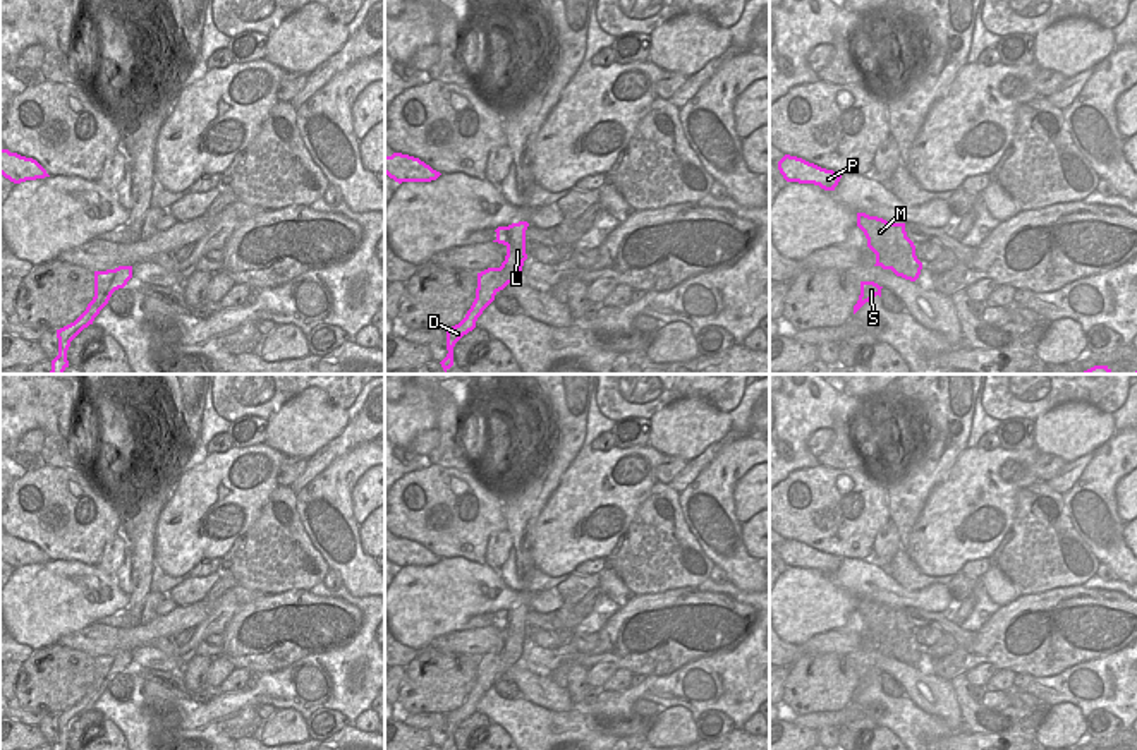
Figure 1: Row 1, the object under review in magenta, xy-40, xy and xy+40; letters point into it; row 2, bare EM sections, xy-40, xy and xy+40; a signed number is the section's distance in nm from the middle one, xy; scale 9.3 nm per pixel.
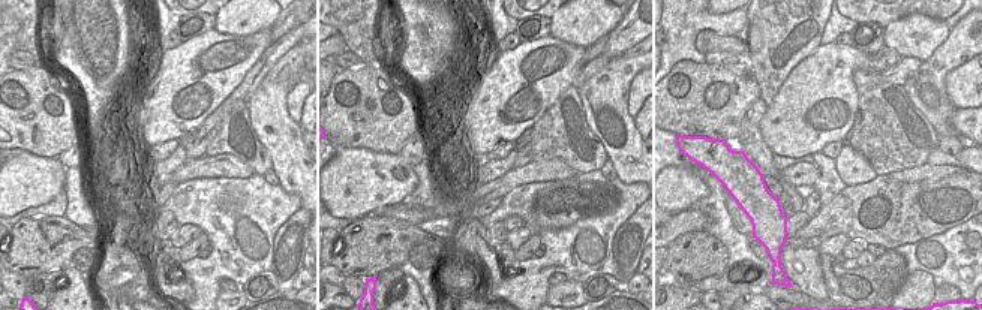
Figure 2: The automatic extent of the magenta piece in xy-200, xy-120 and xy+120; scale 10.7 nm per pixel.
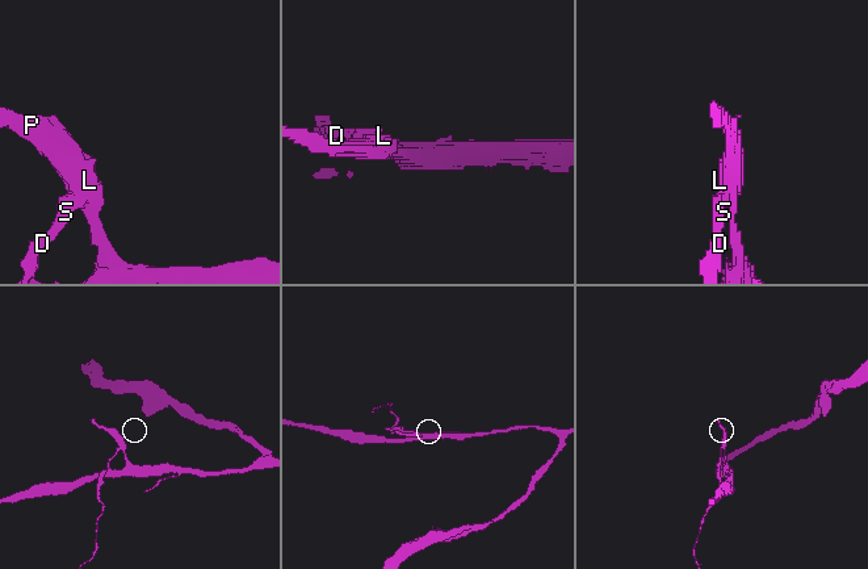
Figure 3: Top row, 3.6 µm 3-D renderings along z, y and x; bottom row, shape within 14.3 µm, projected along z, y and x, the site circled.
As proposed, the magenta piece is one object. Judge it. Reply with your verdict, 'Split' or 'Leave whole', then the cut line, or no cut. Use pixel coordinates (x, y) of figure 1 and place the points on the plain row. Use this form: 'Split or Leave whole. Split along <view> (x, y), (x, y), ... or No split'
Split. Split along xy (504, 627), (524, 629)

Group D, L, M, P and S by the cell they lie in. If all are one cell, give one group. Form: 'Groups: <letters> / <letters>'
Groups: D L S / M P

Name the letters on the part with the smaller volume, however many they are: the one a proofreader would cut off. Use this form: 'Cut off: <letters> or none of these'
Cut off: D, L, S

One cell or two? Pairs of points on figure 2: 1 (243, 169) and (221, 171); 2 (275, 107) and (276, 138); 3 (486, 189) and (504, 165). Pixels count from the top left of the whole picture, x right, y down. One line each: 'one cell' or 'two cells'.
1: one cell
2: one cell
3: two cells

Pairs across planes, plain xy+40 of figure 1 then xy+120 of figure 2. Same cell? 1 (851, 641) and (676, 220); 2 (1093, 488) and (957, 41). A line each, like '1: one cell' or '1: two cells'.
1: one cell
2: one cell

